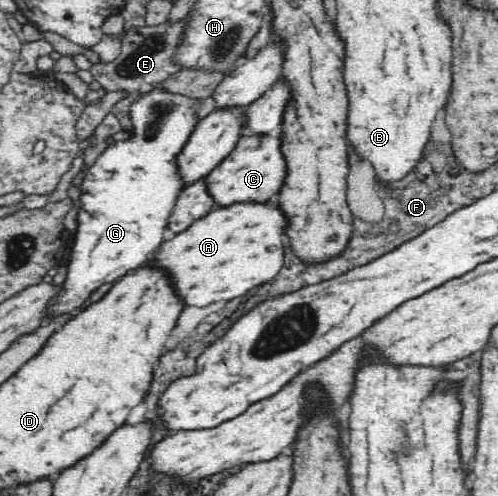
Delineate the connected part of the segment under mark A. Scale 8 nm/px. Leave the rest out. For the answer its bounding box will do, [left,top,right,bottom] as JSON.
[146,202,286,308]

